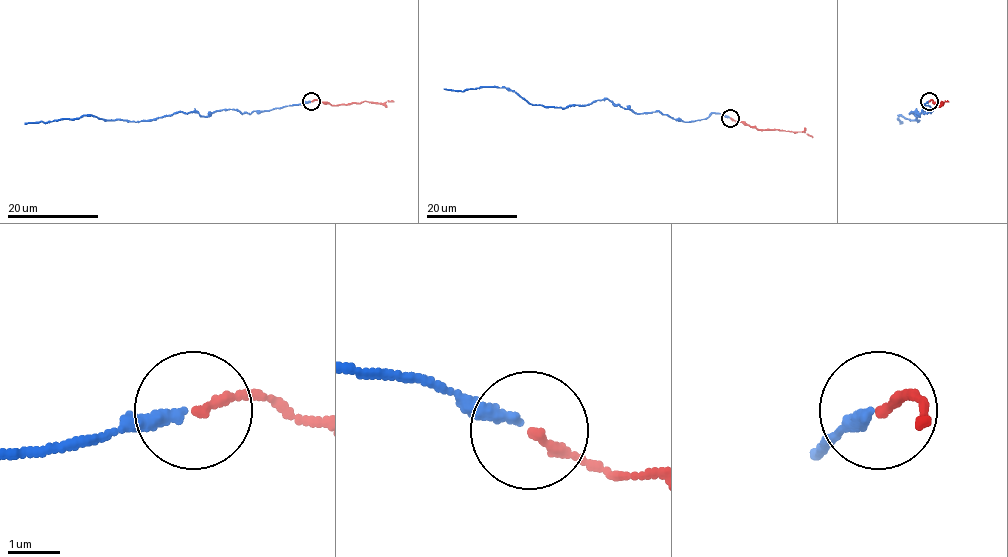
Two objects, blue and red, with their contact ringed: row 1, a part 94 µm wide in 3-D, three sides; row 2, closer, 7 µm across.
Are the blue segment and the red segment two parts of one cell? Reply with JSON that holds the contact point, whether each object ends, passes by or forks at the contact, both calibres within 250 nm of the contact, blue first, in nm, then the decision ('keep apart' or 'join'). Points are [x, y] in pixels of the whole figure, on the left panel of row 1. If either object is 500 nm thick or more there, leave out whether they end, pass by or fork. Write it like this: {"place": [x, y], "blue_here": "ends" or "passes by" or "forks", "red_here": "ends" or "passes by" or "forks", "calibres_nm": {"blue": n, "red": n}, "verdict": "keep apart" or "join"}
{"place": [311, 101], "blue_here": "ends", "red_here": "ends", "calibres_nm": {"blue": 240, "red": 170}, "verdict": "join"}

